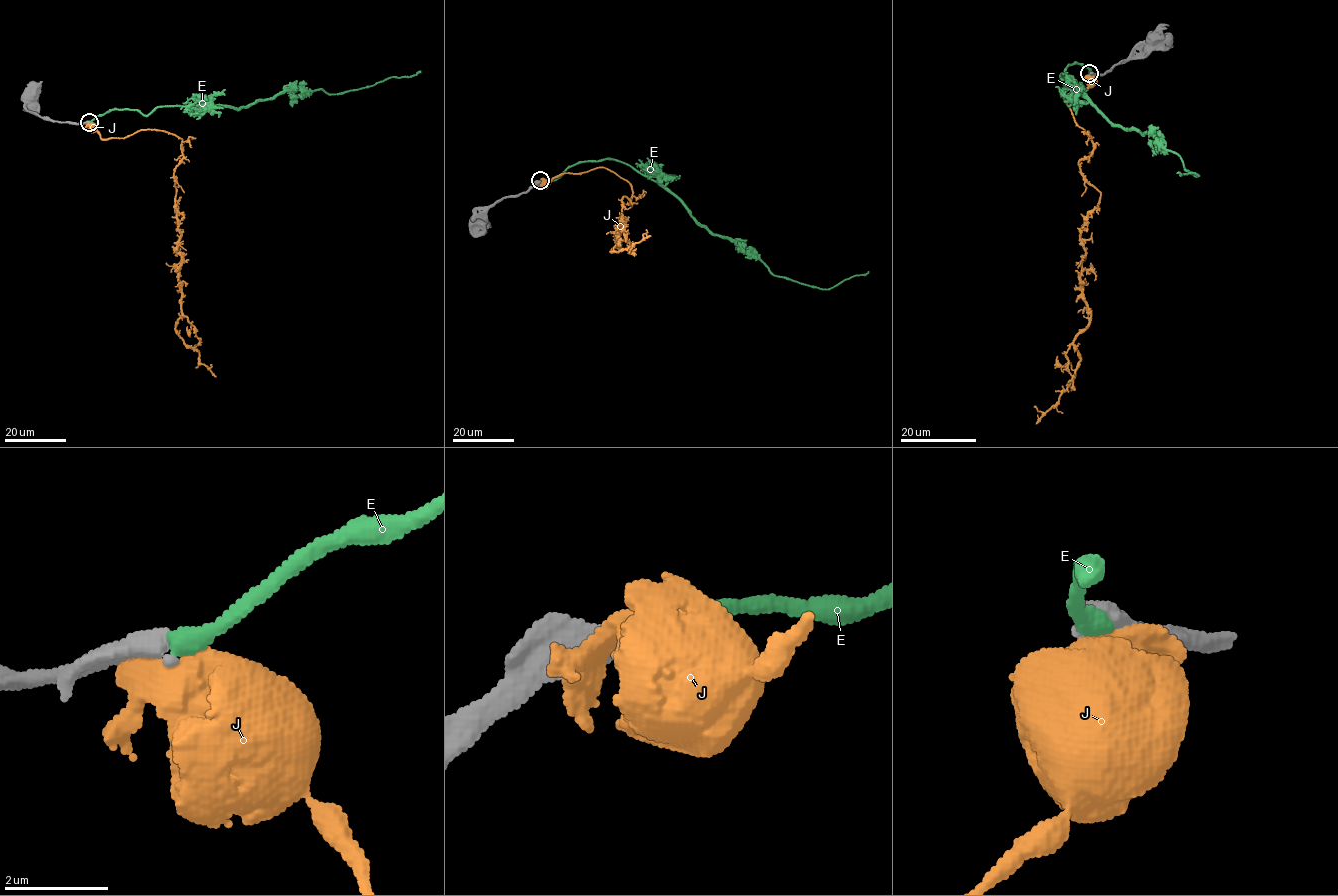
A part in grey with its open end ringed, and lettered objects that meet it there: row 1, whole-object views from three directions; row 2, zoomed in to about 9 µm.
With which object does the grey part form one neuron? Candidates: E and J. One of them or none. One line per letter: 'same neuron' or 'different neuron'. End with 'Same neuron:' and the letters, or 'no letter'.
E: different neuron
J: different neuron
Same neuron: no letter

